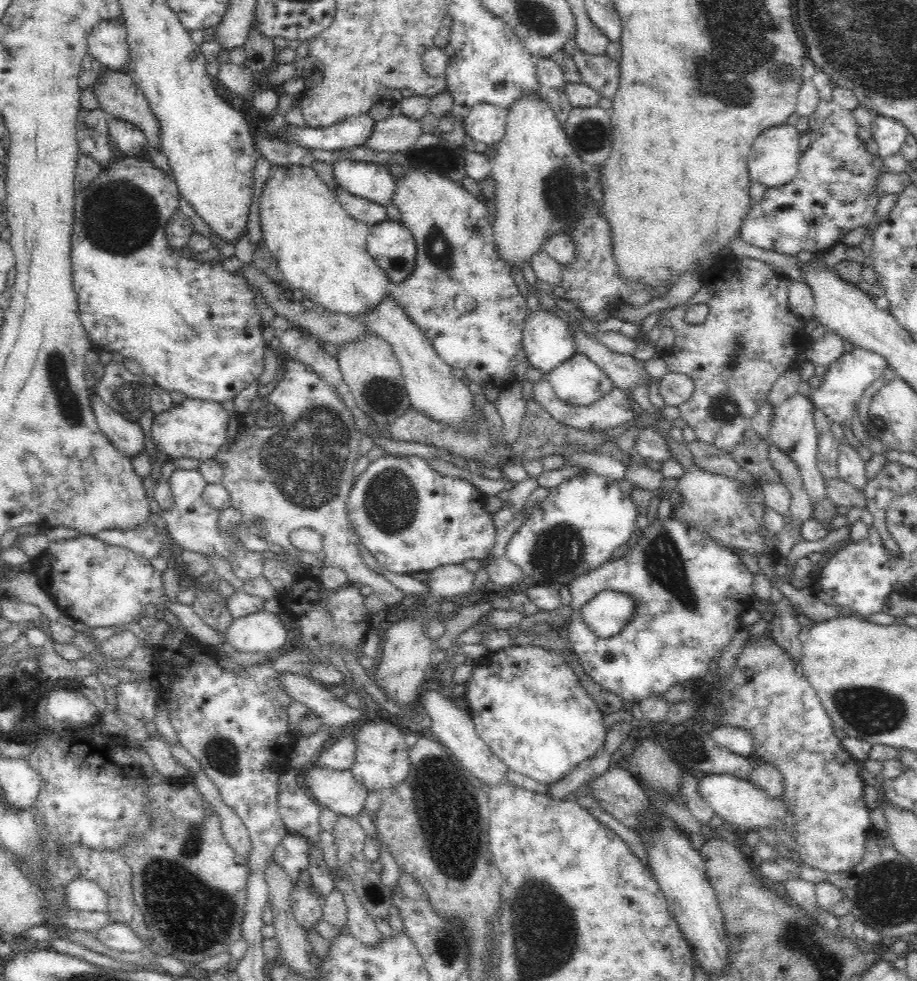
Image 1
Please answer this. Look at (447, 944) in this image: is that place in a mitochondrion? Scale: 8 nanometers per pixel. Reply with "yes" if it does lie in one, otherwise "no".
yes

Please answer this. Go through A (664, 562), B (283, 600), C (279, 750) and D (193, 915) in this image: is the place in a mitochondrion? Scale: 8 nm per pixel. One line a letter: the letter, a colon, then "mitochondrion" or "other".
A: mitochondrion
B: other
C: other
D: mitochondrion

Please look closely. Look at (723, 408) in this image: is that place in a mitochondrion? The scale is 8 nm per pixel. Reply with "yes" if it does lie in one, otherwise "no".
yes

